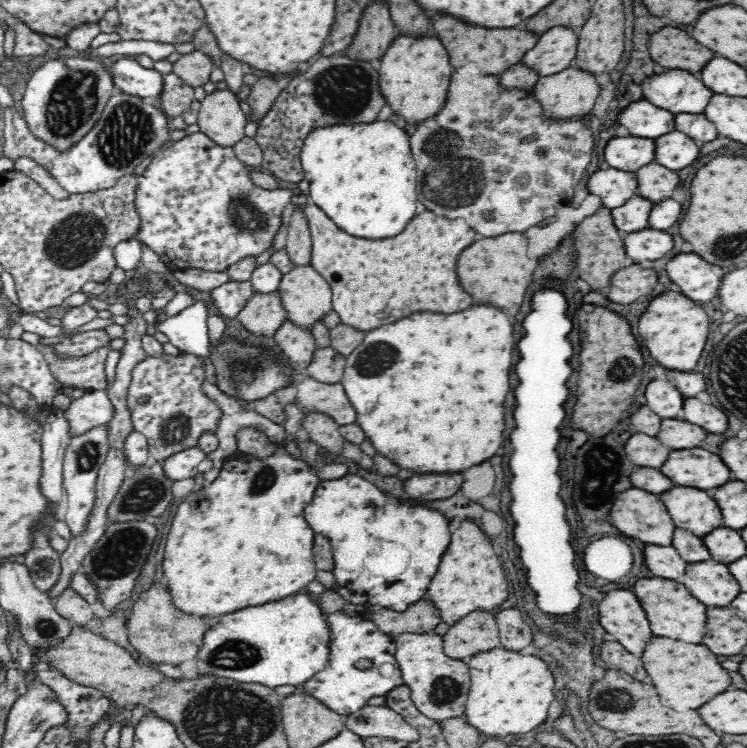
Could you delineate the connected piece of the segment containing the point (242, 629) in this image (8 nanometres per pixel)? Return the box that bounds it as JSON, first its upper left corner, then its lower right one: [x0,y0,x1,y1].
[195,594,330,689]

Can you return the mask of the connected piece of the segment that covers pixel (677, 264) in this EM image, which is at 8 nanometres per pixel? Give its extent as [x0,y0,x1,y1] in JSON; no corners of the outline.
[666,252,726,302]

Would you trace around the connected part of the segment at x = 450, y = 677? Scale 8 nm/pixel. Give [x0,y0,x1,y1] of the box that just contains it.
[393,632,470,723]

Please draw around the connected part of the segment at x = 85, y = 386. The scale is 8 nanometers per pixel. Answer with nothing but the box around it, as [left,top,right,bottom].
[38,344,109,392]

